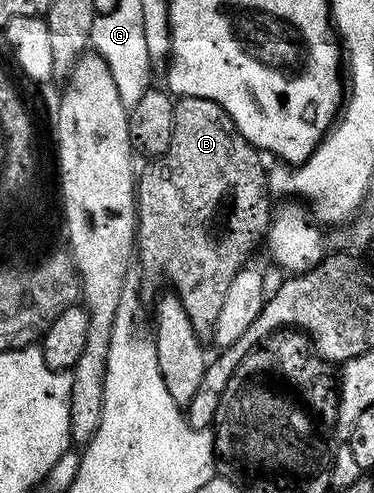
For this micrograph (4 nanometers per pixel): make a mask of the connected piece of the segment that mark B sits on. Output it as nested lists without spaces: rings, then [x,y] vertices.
[[[180,97],[176,101],[174,107],[174,135],[170,139],[170,147],[166,147],[166,151],[161,157],[151,158],[147,162],[148,165],[138,177],[138,200],[136,203],[136,212],[138,214],[138,263],[144,269],[144,280],[150,286],[156,285],[160,280],[169,281],[174,288],[174,296],[182,303],[182,307],[186,307],[187,314],[194,319],[200,317],[208,317],[215,319],[218,311],[222,311],[222,303],[226,300],[226,290],[230,287],[230,283],[234,283],[234,275],[238,275],[238,271],[245,268],[249,264],[248,256],[252,253],[252,248],[256,244],[265,240],[268,226],[272,224],[274,216],[274,205],[268,202],[270,198],[270,186],[268,183],[268,174],[266,172],[265,158],[262,156],[261,150],[242,135],[242,131],[238,131],[238,127],[234,123],[234,119],[230,119],[230,115],[226,115],[226,111],[218,104],[210,99],[202,99],[201,97]]]

